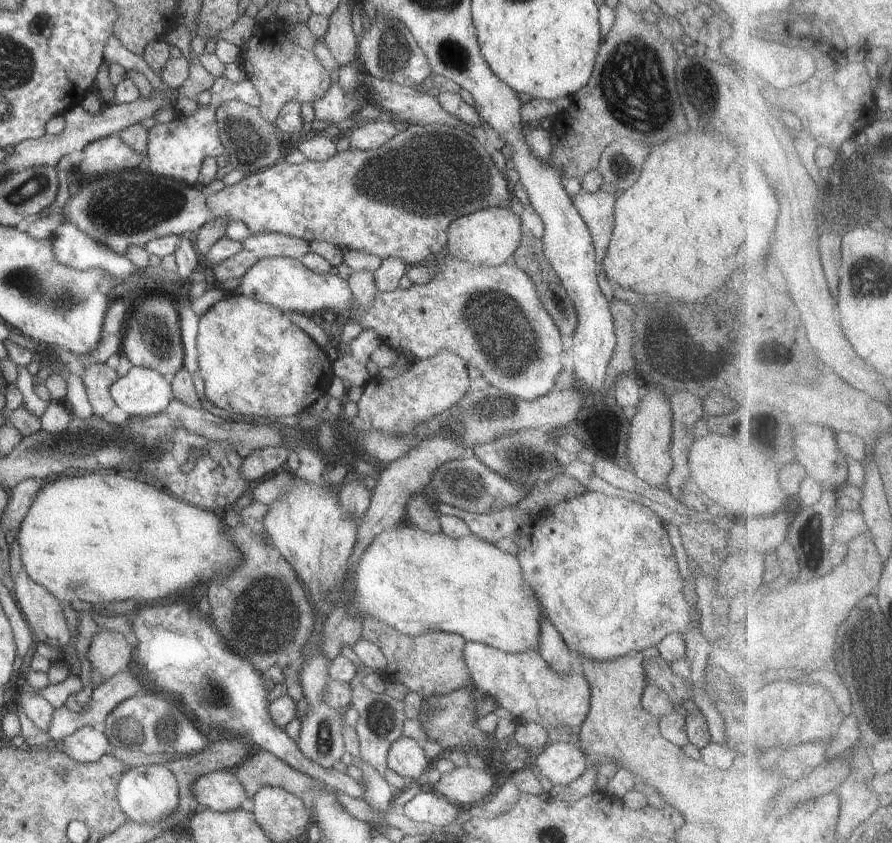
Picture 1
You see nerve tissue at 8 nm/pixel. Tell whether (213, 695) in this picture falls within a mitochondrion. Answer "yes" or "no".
yes

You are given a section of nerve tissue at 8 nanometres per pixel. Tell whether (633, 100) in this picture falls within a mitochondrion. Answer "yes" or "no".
yes

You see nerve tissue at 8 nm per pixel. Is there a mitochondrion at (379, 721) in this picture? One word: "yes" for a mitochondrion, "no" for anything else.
yes

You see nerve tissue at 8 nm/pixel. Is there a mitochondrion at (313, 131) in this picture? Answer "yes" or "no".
no

